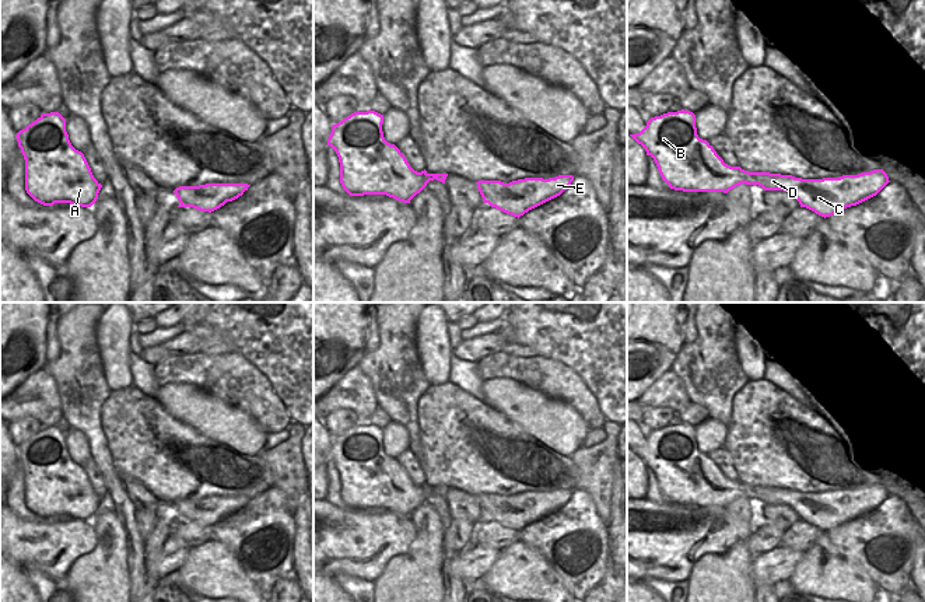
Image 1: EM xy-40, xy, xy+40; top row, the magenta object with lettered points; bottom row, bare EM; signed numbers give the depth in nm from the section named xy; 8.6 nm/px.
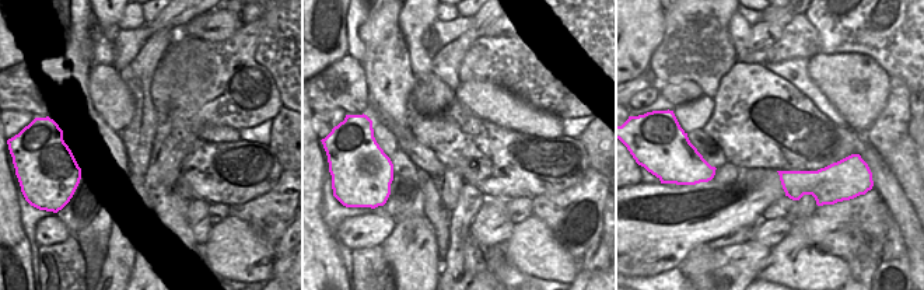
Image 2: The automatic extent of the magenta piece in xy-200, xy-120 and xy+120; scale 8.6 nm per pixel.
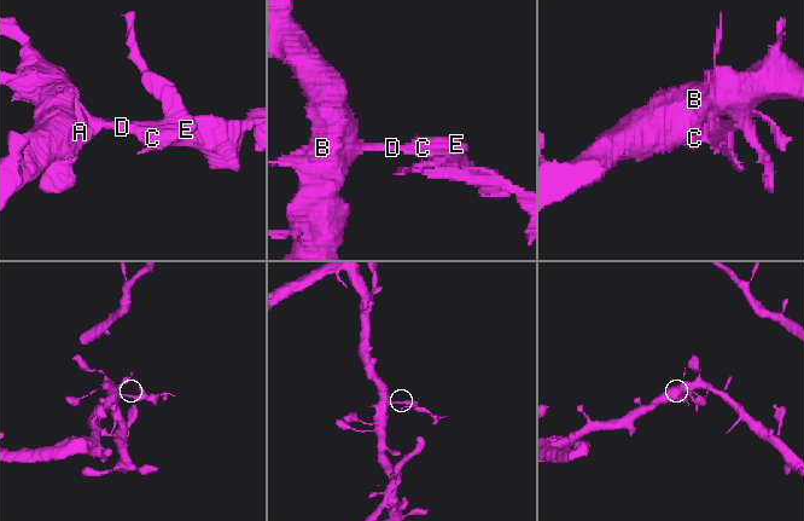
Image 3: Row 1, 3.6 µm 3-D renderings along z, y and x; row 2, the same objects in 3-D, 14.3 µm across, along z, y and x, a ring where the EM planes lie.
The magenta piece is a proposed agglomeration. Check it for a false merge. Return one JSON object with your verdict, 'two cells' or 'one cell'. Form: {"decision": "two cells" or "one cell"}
{"decision": "two cells"}

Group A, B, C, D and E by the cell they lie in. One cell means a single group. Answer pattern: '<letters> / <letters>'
A B / C D E

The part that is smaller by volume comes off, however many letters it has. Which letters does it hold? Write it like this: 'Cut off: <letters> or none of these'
Cut off: C, D, E

